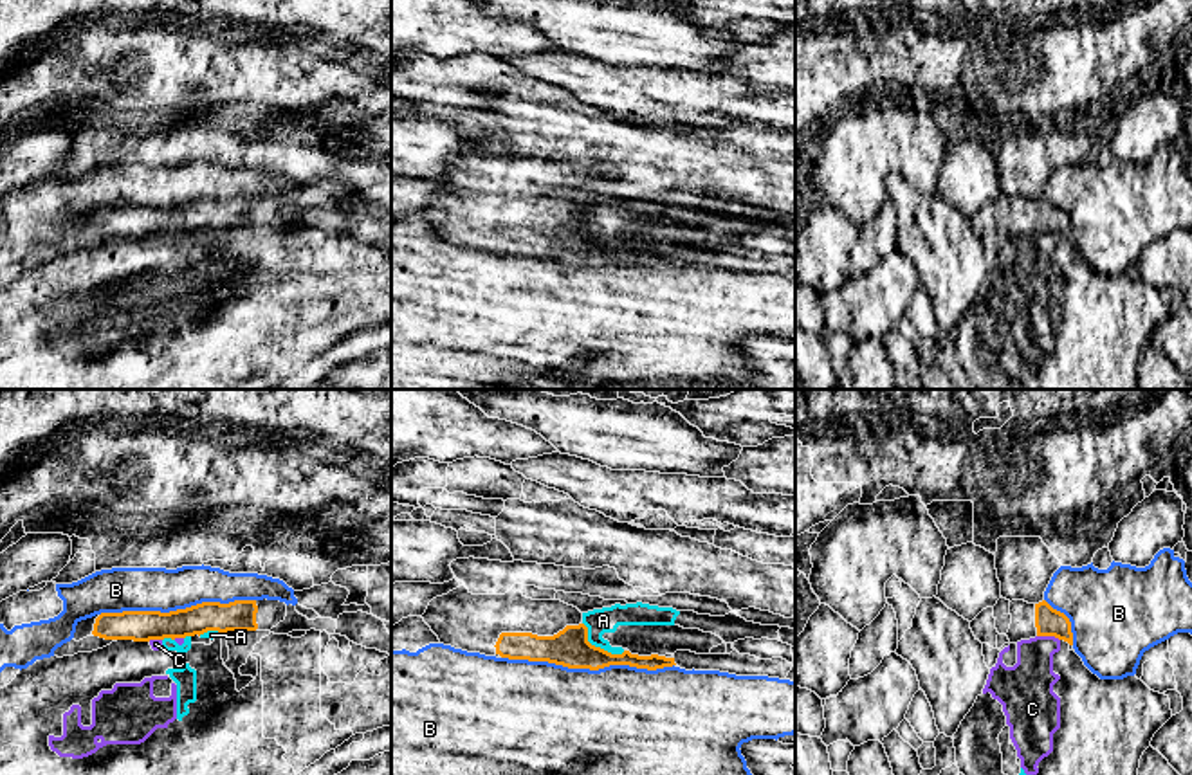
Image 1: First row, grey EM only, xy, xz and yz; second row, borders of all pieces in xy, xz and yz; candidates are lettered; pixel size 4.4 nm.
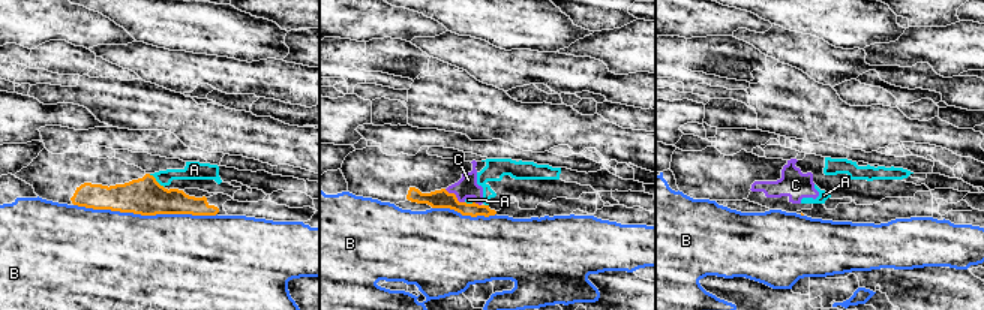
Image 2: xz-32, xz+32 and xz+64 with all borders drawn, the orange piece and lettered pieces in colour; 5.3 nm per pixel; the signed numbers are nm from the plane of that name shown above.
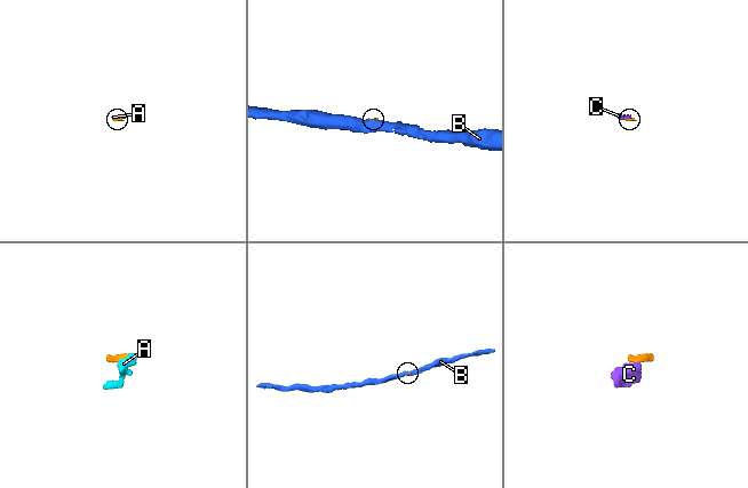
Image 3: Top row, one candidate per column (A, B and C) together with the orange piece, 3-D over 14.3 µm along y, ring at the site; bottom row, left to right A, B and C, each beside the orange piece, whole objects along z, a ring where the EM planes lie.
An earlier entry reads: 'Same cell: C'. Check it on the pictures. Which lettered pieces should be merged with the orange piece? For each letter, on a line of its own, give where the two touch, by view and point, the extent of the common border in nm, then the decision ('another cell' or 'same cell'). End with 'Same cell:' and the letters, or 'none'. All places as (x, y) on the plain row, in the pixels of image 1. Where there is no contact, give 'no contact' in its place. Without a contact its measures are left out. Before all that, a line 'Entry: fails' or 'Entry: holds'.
Entry: fails
A: contact xz (597, 244); length 240 nm; another cell
B: contact xz (588, 264); length 750 nm; another cell
C: contact yz (1048, 231); length 110 nm; another cell
Same cell: none

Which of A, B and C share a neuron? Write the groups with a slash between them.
A C / B

